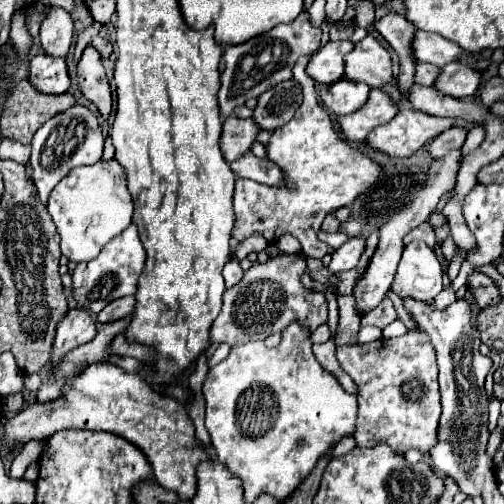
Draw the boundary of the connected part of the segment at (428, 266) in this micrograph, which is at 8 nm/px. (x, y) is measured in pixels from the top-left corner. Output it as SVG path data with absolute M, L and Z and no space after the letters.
M411 241L405 245L391 291L401 299L411 297L427 303L441 293L441 289L441 265L435 251L425 241Z

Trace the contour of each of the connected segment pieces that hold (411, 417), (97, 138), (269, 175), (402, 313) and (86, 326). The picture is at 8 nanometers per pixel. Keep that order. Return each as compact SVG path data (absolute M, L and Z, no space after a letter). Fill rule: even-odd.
M407 331L397 339L337 347L337 361L357 385L359 415L353 433L357 445L375 447L385 443L401 455L417 447L425 453L425 463L431 465L429 447L437 443L441 401L437 383L439 369L429 335L425 331Z
M81 105L71 107L69 111L63 111L61 115L55 115L53 119L49 119L33 137L31 141L33 153L31 153L31 179L39 191L39 197L43 203L47 203L47 197L51 193L51 189L73 169L79 165L93 165L97 161L101 161L103 155L103 135L99 129L99 121L97 117ZM49 149L49 157L41 159L43 151Z
M251 151L241 155L237 161L231 163L231 169L235 175L253 179L263 185L281 183L281 169L275 163L269 163L269 159L259 159Z
M389 293L387 297L393 301L393 305L395 305L395 311L397 311L399 319L401 319L401 321L407 325L407 329L417 329L415 321L409 317L409 313L407 313L407 311L405 311L405 307L403 307L403 301L401 301L397 295L393 295L393 293Z
M85 309L67 311L67 315L61 319L61 325L57 327L51 351L51 363L57 363L61 355L65 355L67 351L83 343L89 343L95 335L97 335L97 325Z

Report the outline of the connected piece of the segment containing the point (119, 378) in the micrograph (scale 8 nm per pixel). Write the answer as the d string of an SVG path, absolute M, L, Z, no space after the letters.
M109 363L87 365L85 371L67 381L61 389L61 397L47 403L27 405L21 413L7 419L5 443L27 443L31 439L45 439L61 429L91 429L115 433L143 451L151 463L157 483L169 491L175 491L179 499L191 501L197 493L195 469L211 455L205 445L195 439L193 421L189 419L185 405L165 393L155 391L137 373L127 373Z

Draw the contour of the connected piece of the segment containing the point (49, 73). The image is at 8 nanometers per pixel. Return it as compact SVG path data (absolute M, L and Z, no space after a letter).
M47 55L29 59L29 83L45 95L65 93L69 89L65 59L47 59Z

